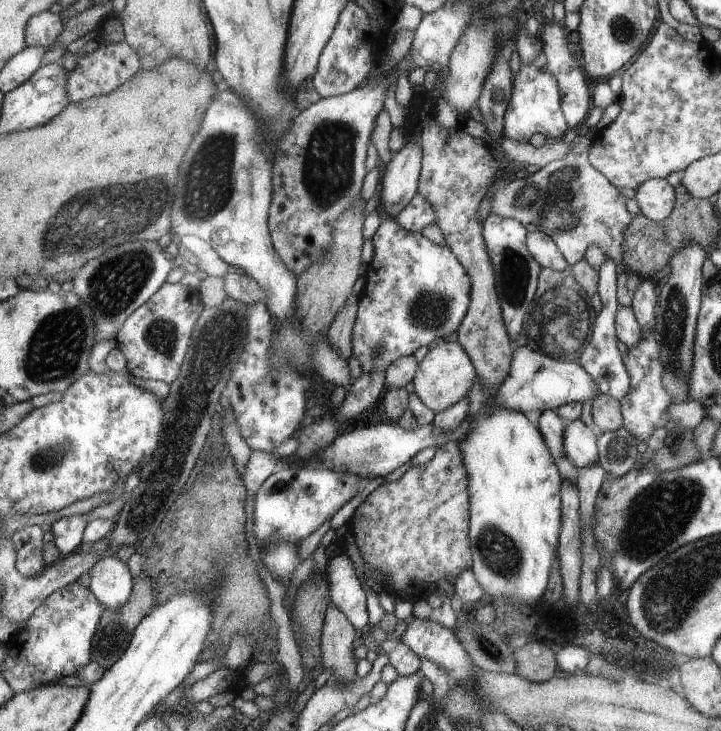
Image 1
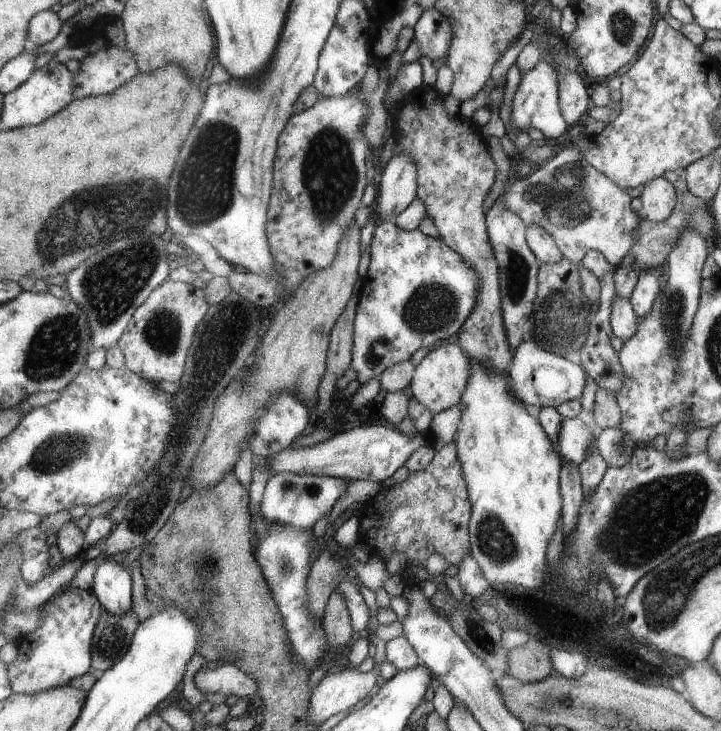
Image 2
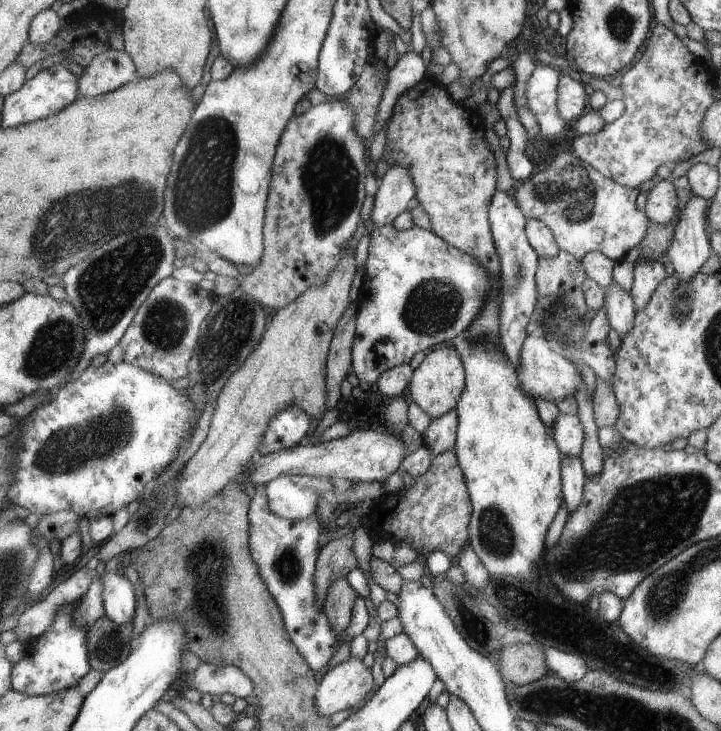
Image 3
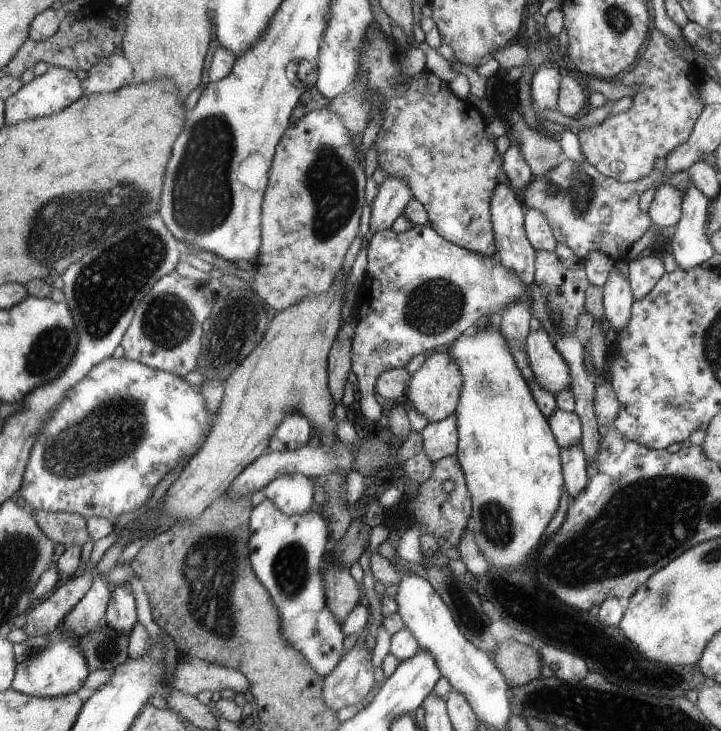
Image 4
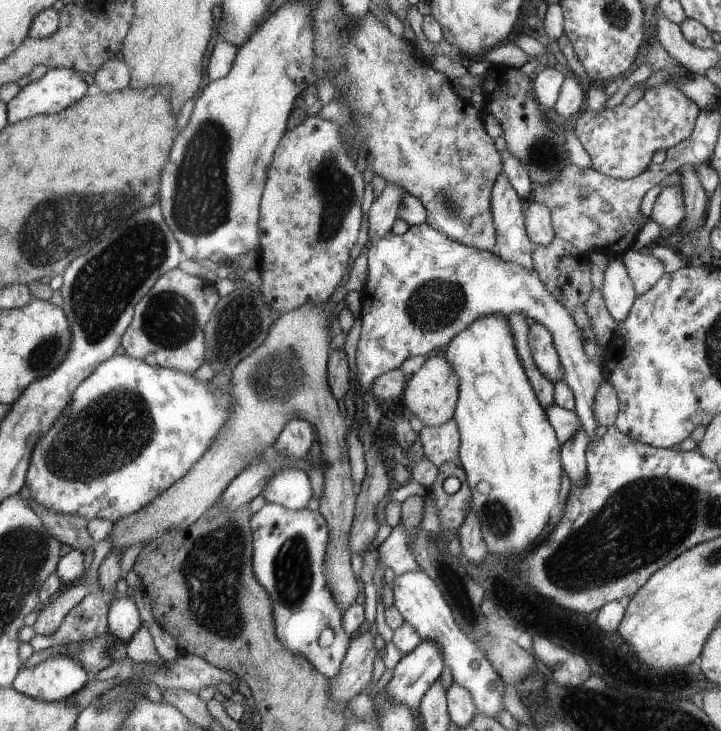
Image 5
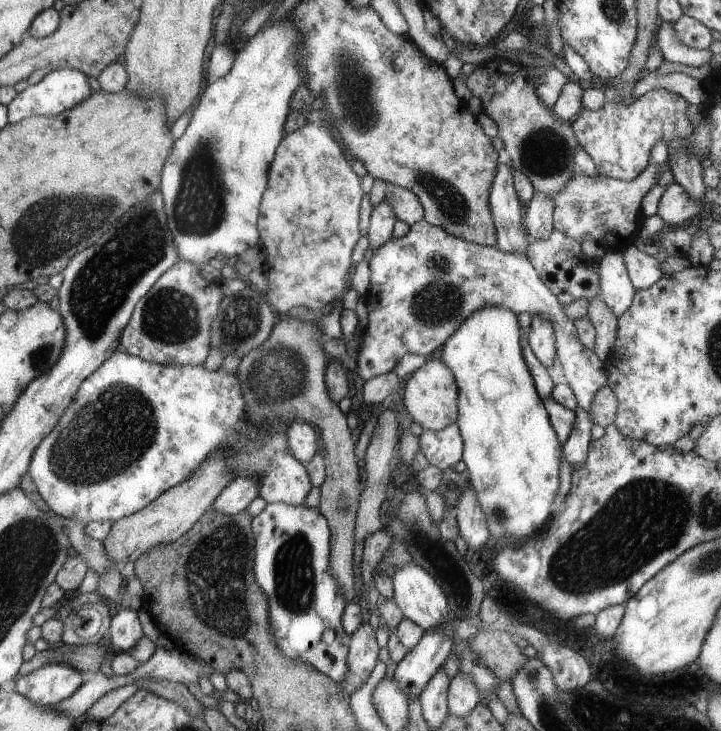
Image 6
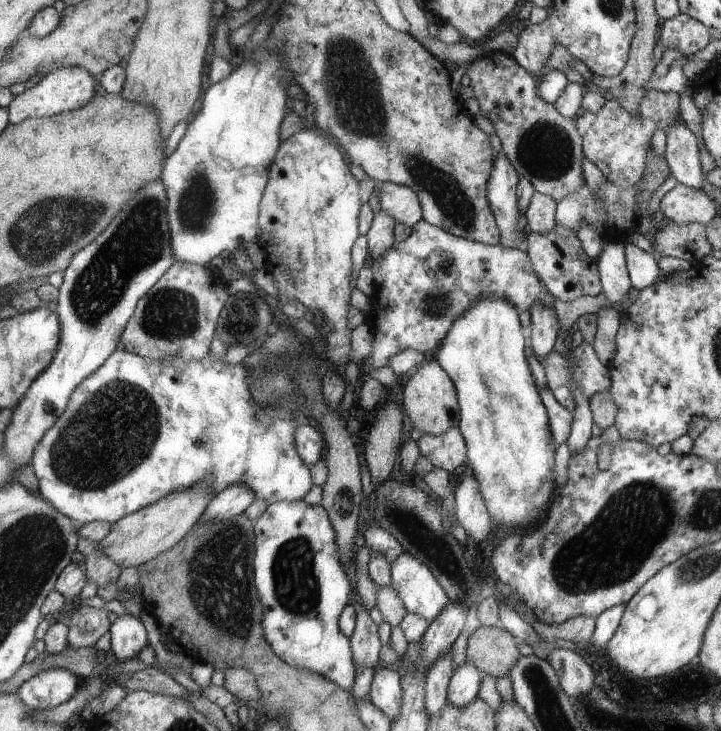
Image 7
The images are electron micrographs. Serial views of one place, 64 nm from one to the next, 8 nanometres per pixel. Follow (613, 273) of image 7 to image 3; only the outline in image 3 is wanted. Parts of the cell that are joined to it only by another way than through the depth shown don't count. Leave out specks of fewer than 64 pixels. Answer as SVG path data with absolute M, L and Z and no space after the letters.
M612 282L605 288L604 294L605 316L609 320L609 327L613 329L619 337L625 336L635 318L635 308L630 296L630 292L623 292L621 286Z

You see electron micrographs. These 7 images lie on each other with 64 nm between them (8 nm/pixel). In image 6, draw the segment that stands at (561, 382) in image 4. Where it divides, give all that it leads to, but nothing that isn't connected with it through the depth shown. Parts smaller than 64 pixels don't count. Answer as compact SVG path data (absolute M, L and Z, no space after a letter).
M540 314L526 317L526 332L530 349L535 358L546 368L557 356L554 345L554 326Z

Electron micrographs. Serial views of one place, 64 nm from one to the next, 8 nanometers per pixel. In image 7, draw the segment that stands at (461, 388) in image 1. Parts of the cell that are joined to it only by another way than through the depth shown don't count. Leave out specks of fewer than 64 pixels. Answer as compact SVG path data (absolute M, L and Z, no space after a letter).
M436 360L423 364L407 379L401 388L401 404L412 422L413 428L421 434L438 435L451 427L458 426L459 414L457 391L450 375Z

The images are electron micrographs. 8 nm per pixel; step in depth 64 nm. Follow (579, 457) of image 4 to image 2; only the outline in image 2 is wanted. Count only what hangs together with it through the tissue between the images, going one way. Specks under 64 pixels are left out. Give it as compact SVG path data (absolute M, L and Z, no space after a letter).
M567 464L562 468L561 474L561 490L562 490L562 534L563 538L567 534L573 532L575 524L577 524L577 516L579 516L579 508L583 503L583 494L581 494L581 484L579 482L579 472L577 465Z

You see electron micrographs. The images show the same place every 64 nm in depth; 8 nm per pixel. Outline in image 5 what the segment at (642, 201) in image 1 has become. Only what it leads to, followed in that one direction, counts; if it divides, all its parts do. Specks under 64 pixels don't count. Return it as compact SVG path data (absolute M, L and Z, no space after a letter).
M665 185L661 192L657 195L649 218L657 222L664 232L671 232L678 228L681 224L686 210L684 207L684 196L681 185Z

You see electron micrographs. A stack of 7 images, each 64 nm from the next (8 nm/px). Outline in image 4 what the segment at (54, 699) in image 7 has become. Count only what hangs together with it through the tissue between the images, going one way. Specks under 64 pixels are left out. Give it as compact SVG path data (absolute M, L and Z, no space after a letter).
M60 626L47 637L48 643L45 648L39 650L35 656L30 654L27 659L17 663L11 689L34 697L53 698L75 693L81 688L89 670L79 648L78 639L69 636L68 632L63 631Z

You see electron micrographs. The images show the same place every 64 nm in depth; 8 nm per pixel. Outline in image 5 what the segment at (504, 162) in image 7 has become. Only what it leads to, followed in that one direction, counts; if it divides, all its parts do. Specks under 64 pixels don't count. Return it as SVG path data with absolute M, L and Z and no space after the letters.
M499 174L491 193L491 214L497 241L490 251L502 259L531 269L535 245L526 233L525 218L521 212L523 200L510 185L510 179Z

